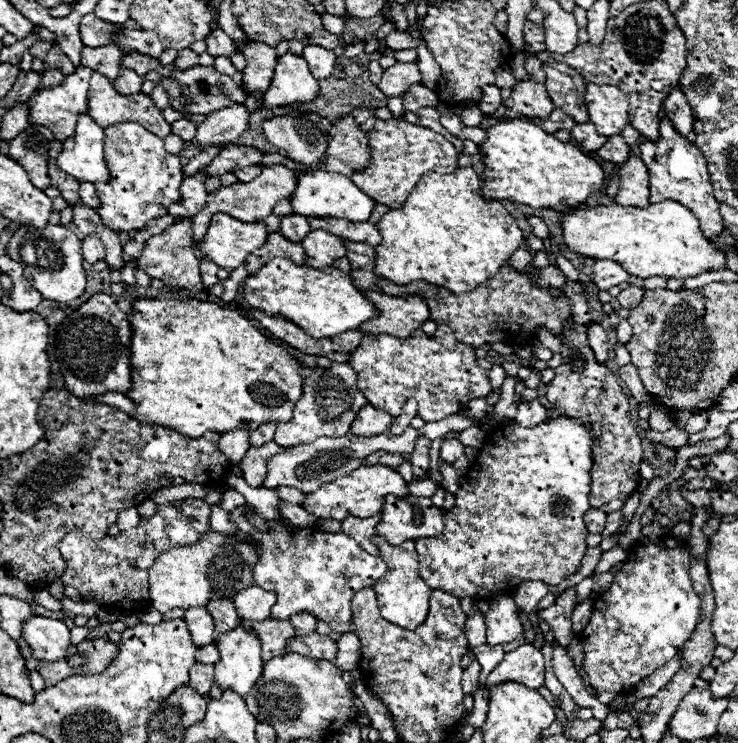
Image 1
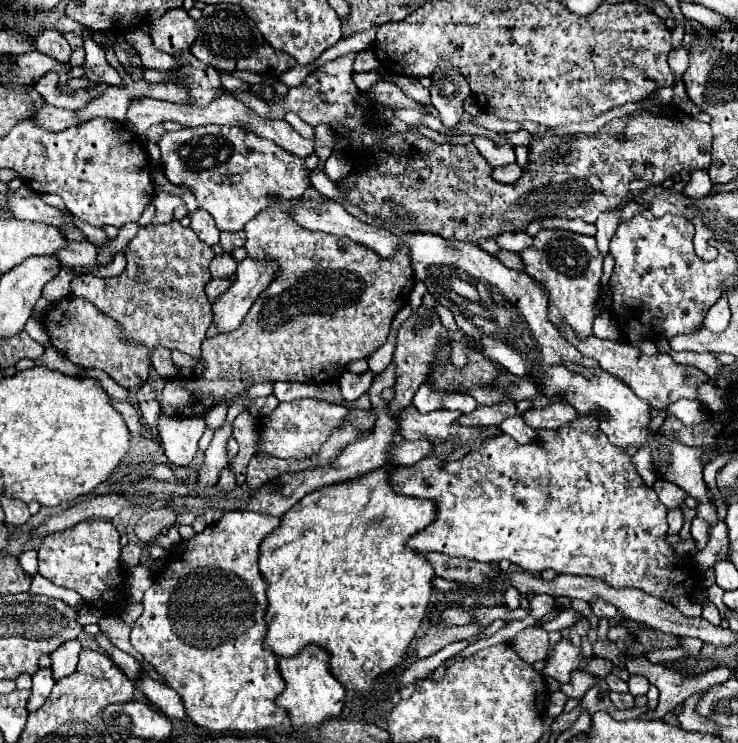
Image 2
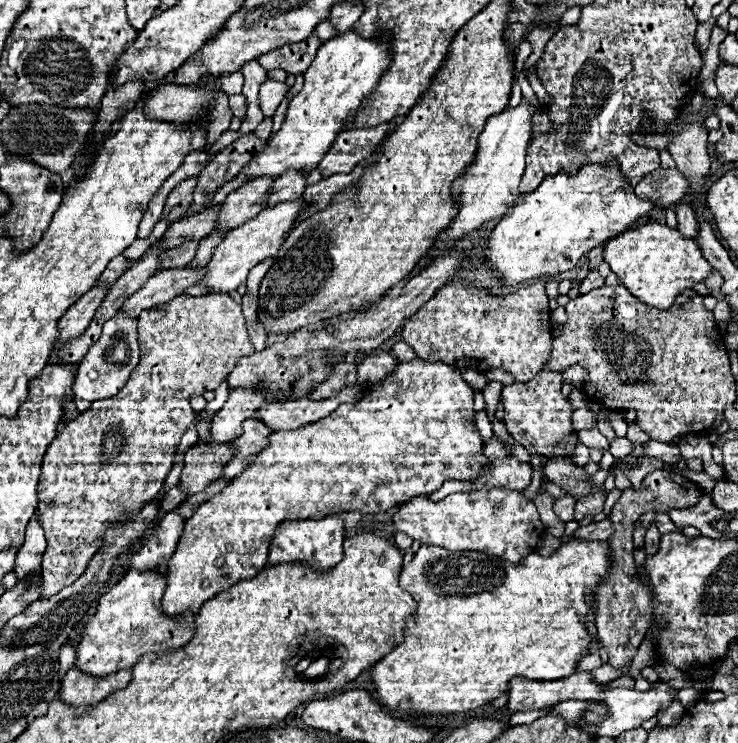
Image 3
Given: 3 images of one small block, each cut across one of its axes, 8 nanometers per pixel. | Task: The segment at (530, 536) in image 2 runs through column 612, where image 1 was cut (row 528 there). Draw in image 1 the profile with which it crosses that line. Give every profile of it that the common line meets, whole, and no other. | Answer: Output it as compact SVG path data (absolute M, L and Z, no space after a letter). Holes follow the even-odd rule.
M558 416L536 426L524 428L516 422L496 424L474 466L462 478L462 490L456 494L454 508L446 512L446 532L426 540L416 540L422 578L430 588L450 592L458 598L488 600L494 592L510 592L526 580L540 580L558 586L572 576L588 550L584 514L590 506L592 484L592 438L578 418Z

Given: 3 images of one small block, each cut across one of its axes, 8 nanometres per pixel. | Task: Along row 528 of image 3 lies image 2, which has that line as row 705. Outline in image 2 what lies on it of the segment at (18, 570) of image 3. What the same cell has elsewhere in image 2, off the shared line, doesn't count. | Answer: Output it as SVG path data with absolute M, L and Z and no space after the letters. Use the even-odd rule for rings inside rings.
M44 668L44 670L38 670L34 676L32 676L32 694L28 698L28 704L26 704L26 710L28 712L36 712L38 708L44 706L52 686L54 686L54 678L52 678L52 672L50 668Z

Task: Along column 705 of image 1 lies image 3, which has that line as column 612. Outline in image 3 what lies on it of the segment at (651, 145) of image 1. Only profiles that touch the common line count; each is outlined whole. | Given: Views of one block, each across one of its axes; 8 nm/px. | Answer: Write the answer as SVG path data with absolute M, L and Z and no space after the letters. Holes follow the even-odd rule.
M616 160L608 164L584 164L576 174L558 172L546 176L534 192L518 196L508 216L494 228L486 246L486 258L506 286L528 278L556 276L574 268L588 250L628 230L632 222L652 208L654 204L650 200L642 200L634 194L634 188L620 172Z

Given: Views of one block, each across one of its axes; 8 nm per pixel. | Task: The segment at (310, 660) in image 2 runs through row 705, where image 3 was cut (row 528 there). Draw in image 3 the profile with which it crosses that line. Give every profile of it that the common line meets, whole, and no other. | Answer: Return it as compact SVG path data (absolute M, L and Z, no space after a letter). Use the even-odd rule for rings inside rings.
M340 514L326 516L320 520L286 520L274 532L270 542L268 566L284 562L308 562L318 570L328 570L342 560L342 542L344 542L344 520Z

